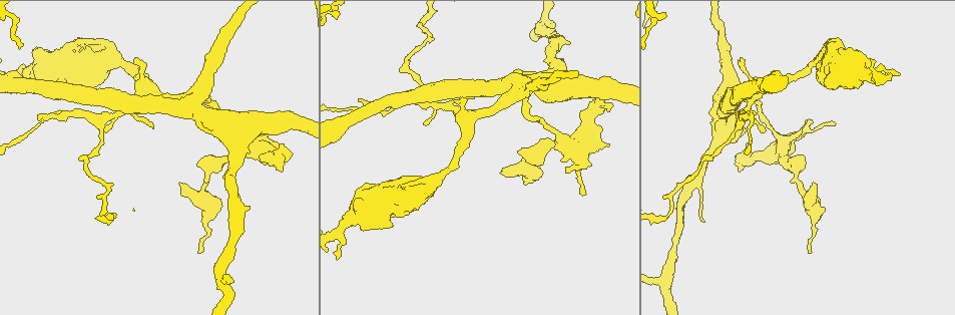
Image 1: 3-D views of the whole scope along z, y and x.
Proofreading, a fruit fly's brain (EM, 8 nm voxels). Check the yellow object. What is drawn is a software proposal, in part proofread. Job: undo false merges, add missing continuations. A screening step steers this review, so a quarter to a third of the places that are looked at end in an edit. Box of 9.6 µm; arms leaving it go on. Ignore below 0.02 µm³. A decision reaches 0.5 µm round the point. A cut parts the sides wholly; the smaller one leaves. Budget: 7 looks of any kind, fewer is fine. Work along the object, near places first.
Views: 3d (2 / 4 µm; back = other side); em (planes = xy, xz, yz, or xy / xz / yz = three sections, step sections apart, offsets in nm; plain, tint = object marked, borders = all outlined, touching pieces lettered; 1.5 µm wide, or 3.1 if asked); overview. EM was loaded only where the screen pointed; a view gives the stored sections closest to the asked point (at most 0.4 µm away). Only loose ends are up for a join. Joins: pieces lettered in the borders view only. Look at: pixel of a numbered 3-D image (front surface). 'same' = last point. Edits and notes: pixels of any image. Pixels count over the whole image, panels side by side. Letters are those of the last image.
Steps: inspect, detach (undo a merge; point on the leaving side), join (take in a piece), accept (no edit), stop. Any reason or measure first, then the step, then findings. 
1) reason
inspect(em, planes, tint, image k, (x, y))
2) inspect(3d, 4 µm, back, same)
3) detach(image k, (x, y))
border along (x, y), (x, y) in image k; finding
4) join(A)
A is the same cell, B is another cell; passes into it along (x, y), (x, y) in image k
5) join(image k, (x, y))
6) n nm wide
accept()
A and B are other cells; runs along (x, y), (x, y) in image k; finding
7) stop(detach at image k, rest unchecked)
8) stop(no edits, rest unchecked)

thick turns thin
inspect(3d, 2 µm, image 1, (527, 107))

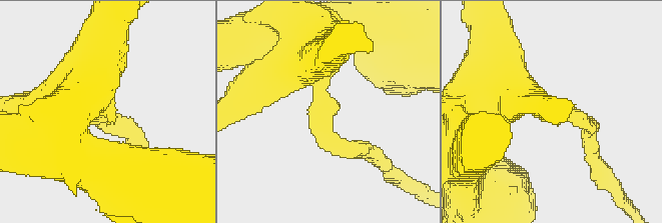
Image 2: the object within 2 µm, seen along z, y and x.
arms of 170, 320 nm; shape alone is not enough
inspect(em, xy, step 8, tint, image 2, (323, 112))

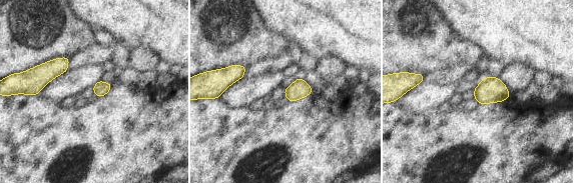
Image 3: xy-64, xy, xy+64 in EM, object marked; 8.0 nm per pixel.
cut it another way
inspect(em, planes, borders, same)

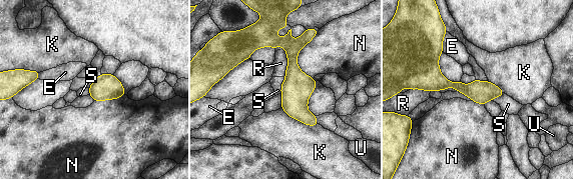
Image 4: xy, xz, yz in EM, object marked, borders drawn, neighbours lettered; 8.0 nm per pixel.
N touches over 400 nm
accept()
E, K, N, R, S and U are other cells; border along (319, 30), (297, 60), (312, 78) in image 4; continuous, no second neuron

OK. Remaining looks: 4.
sudden change in width
inspect(3d, 2 µm, back, image 1, (746, 117))

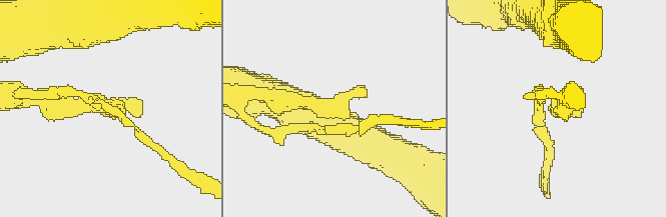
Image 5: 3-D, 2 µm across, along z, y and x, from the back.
inspect(em, planes, borders, image 5, (107, 102))

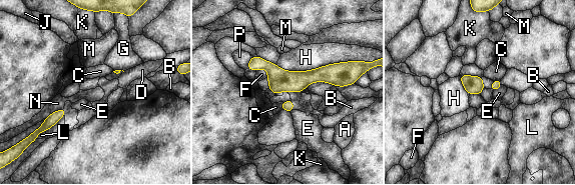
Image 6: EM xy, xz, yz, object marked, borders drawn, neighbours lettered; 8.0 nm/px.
140 nm wide
accept()
A, B, C, D, E, F, G, H, J, K, L, M, N and P are other cells; runs along (250, 65), (279, 77), (346, 78) in image 6; one neuron here

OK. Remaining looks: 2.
an open end
inspect(em, xz, step 8, borders, image 1, (426, 125))

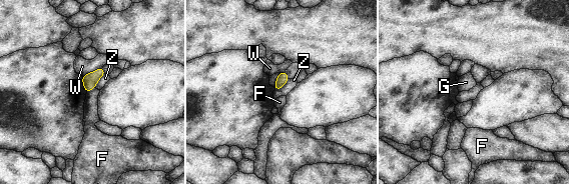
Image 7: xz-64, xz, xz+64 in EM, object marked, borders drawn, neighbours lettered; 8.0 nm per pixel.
90 nm wide
accept()
F, G, W and Z are other cells; border along (94, 87), (87, 92) in image 7; none of them fits

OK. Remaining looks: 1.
stop(no edits, rest unchecked)

